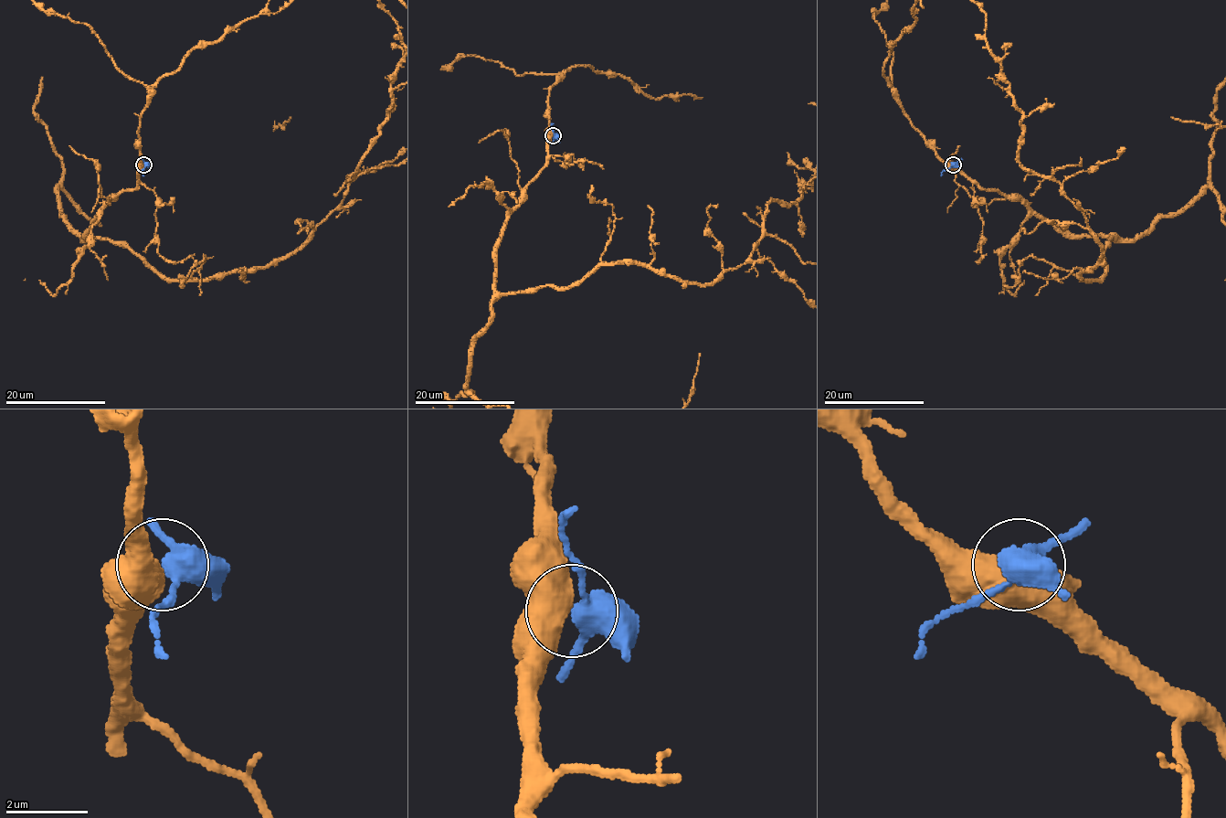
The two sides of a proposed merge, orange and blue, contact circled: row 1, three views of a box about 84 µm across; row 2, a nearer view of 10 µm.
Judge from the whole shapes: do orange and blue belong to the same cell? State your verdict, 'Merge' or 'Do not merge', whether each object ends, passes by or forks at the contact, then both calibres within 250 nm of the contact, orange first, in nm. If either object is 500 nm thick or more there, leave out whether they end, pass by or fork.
Do not merge. Thickness 750 nm (orange) against 400 nm

